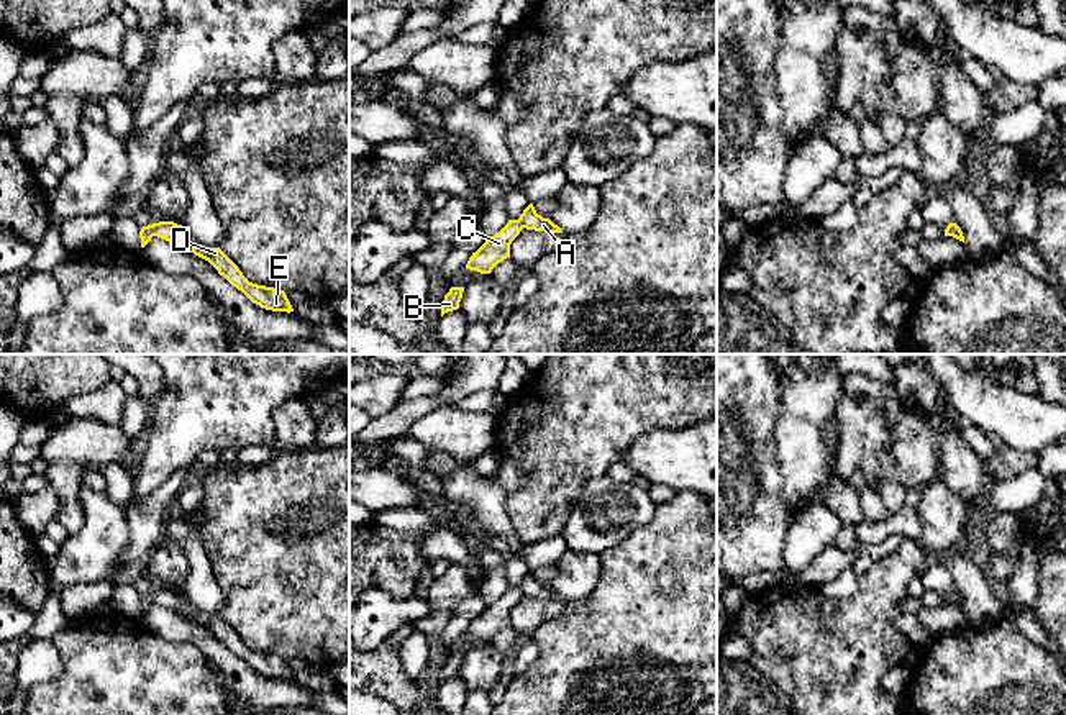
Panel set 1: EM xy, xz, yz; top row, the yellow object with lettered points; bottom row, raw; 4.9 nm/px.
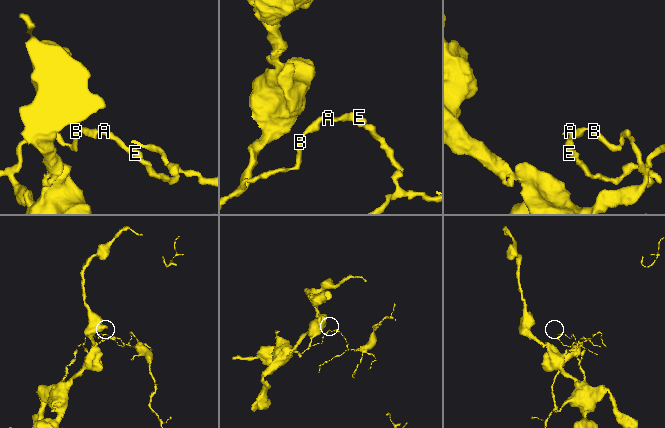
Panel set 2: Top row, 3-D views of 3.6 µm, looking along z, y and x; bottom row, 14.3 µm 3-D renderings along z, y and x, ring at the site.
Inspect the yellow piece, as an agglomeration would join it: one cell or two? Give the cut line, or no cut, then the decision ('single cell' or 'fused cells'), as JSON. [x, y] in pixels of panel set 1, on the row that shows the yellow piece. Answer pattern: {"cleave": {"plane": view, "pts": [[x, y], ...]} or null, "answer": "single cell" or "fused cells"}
{"cleave": {"plane": "xy", "pts": [[151, 225], [154, 235]]}, "answer": "fused cells"}

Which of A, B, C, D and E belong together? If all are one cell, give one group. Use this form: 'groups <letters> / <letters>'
groups A D E / B C

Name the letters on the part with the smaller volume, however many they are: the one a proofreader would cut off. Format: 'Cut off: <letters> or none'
Cut off: A, D, E

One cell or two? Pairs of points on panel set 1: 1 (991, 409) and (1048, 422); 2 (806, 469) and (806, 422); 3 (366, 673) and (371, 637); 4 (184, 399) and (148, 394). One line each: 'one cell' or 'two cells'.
1: one cell
2: one cell
3: two cells
4: two cells

